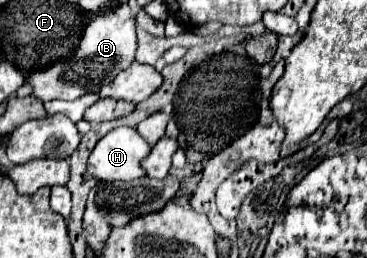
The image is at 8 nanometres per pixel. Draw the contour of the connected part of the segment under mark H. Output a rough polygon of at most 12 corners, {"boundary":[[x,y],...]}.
{"boundary":[[119,126],[97,142],[87,172],[103,182],[129,182],[145,172],[151,146]]}

